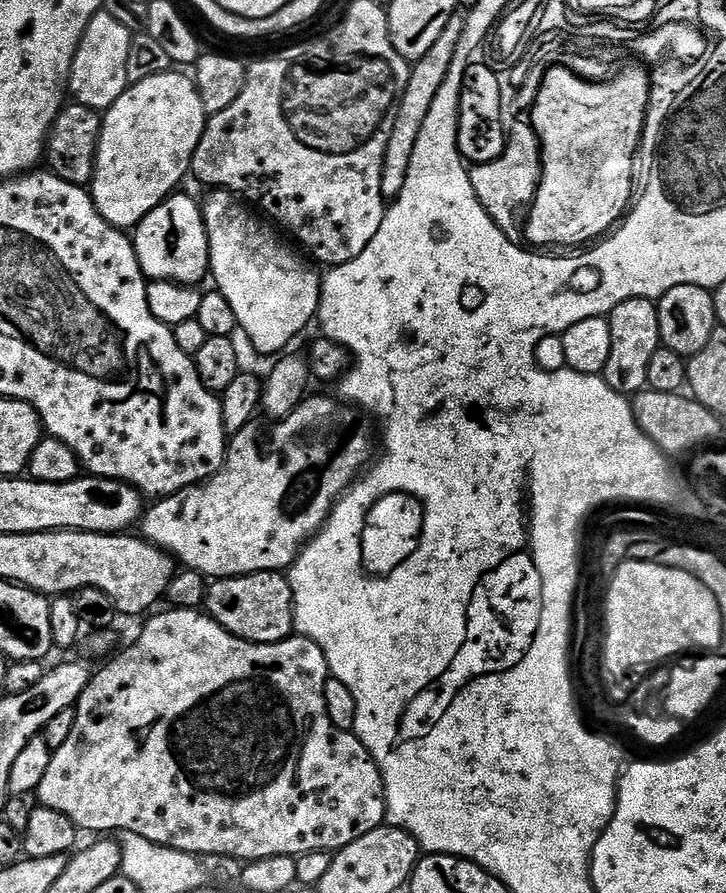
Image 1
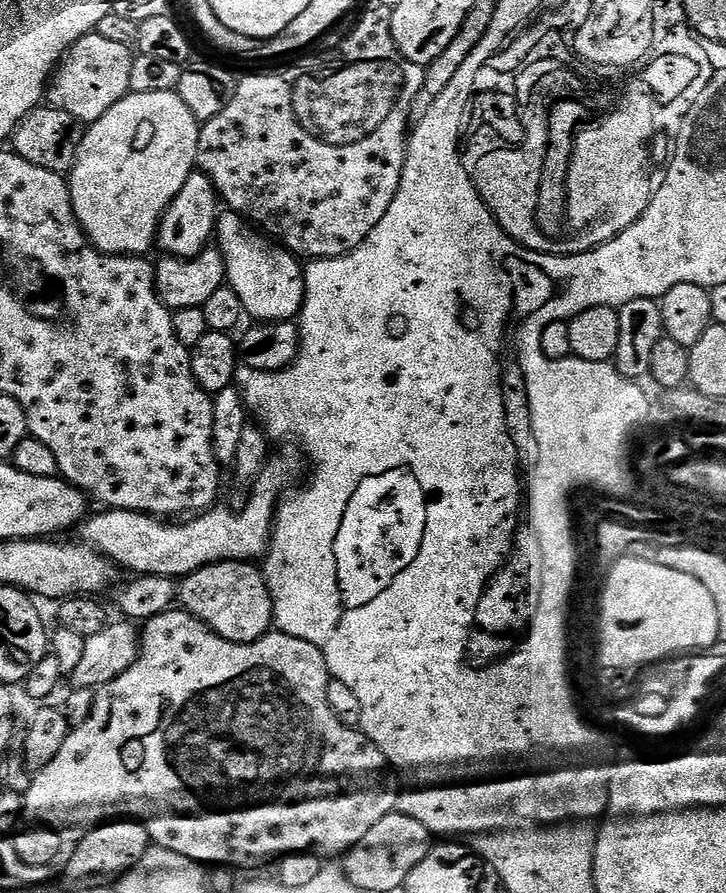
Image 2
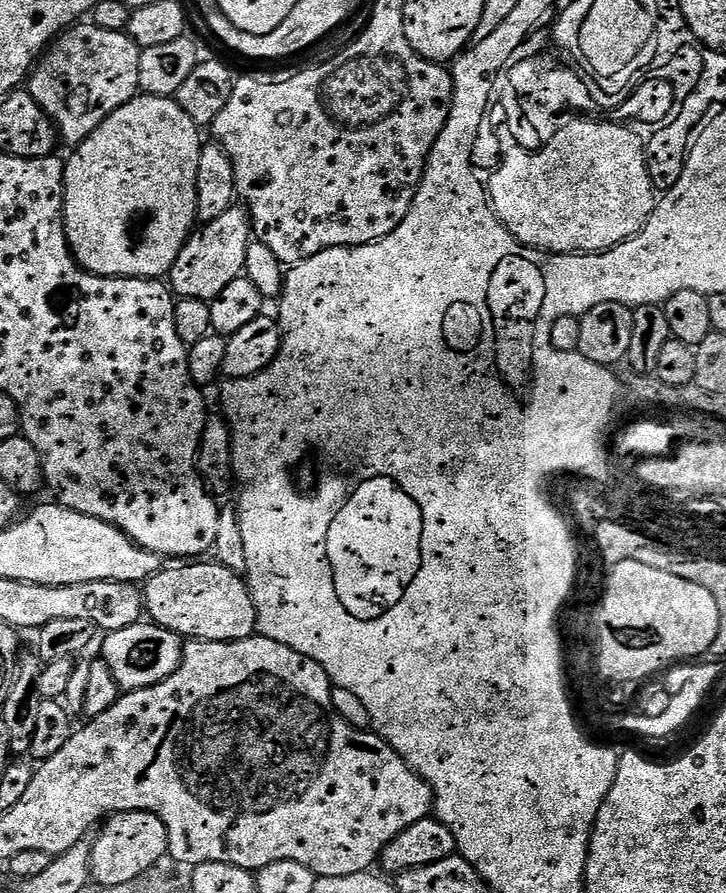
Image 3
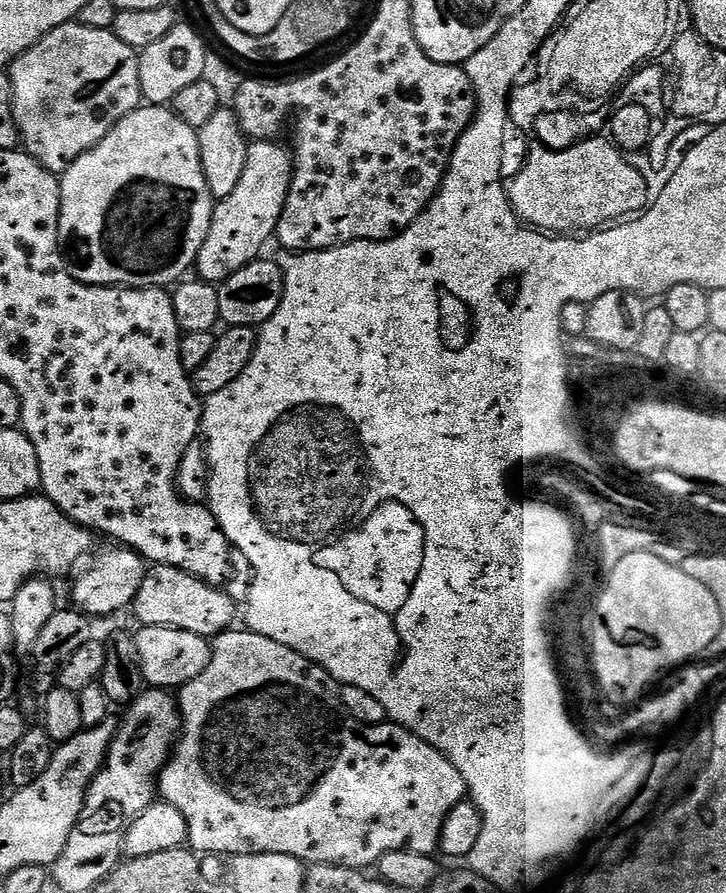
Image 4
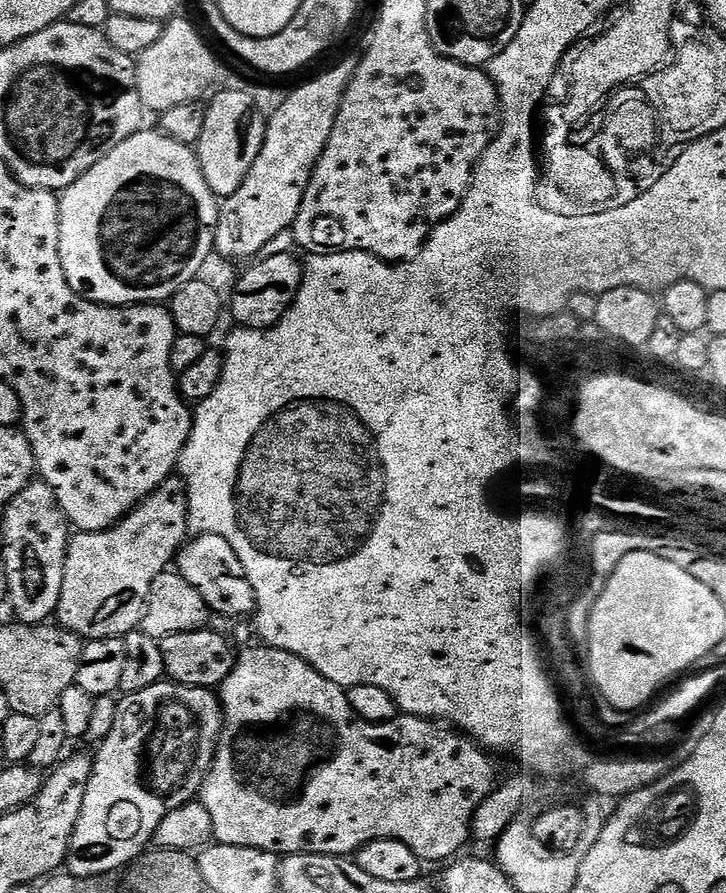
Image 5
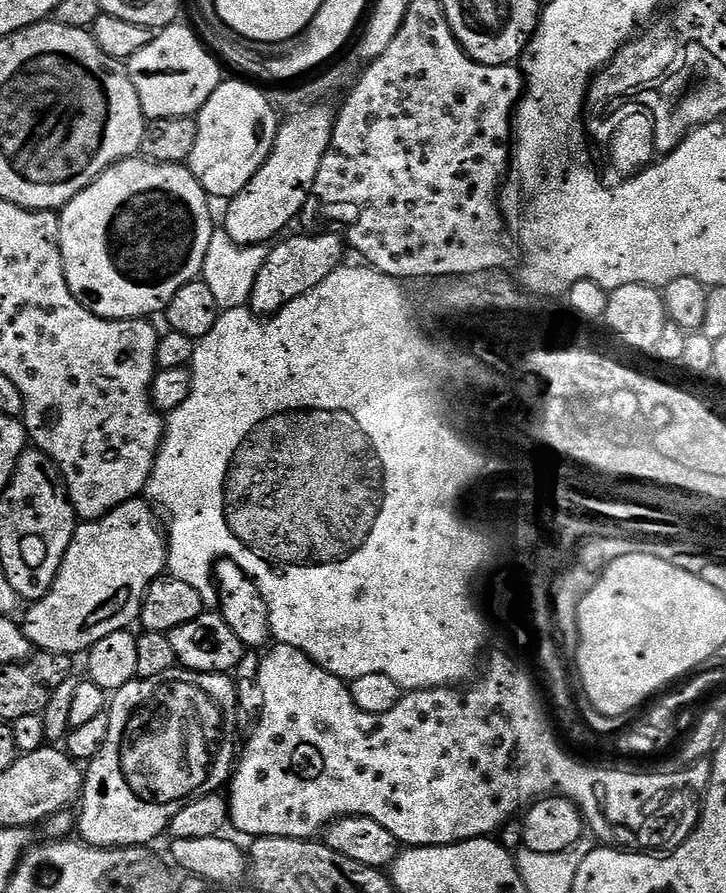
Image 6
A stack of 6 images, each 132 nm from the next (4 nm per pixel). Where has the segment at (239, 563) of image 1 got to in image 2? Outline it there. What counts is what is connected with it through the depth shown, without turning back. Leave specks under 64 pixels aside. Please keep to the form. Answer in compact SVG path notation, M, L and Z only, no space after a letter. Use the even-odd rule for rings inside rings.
M292 452L285 456L273 455L261 472L260 479L251 485L252 497L245 502L241 512L231 512L228 508L217 506L183 522L165 522L142 512L127 512L121 508L104 510L101 516L93 515L83 521L83 543L108 557L117 569L125 568L132 572L128 574L136 576L183 578L191 572L227 560L259 561L267 553L272 539L280 491L300 476L301 457L297 456Z

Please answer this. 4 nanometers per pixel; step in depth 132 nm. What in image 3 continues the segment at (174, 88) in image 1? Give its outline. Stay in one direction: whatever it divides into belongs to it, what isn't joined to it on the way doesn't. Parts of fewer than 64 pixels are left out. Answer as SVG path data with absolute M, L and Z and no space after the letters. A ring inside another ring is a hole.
M138 94L126 106L114 110L94 134L90 134L81 142L75 145L72 157L67 157L64 166L64 229L68 246L75 256L77 264L85 272L91 272L94 276L117 276L118 278L138 278L139 280L159 280L167 277L172 271L180 251L189 236L193 235L198 224L198 213L200 210L200 189L196 183L198 178L198 166L200 165L200 150L202 139L200 140L201 129L182 110L182 106L177 104L175 99L166 96L150 96Z

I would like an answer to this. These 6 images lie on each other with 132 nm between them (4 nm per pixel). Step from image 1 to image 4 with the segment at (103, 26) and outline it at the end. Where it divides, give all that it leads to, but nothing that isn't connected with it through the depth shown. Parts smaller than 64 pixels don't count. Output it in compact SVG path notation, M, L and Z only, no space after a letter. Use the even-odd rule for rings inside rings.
M73 22L55 28L10 66L12 117L20 132L23 151L53 174L67 172L72 163L96 148L116 129L116 125L141 107L140 62L138 54L111 31L94 30Z

